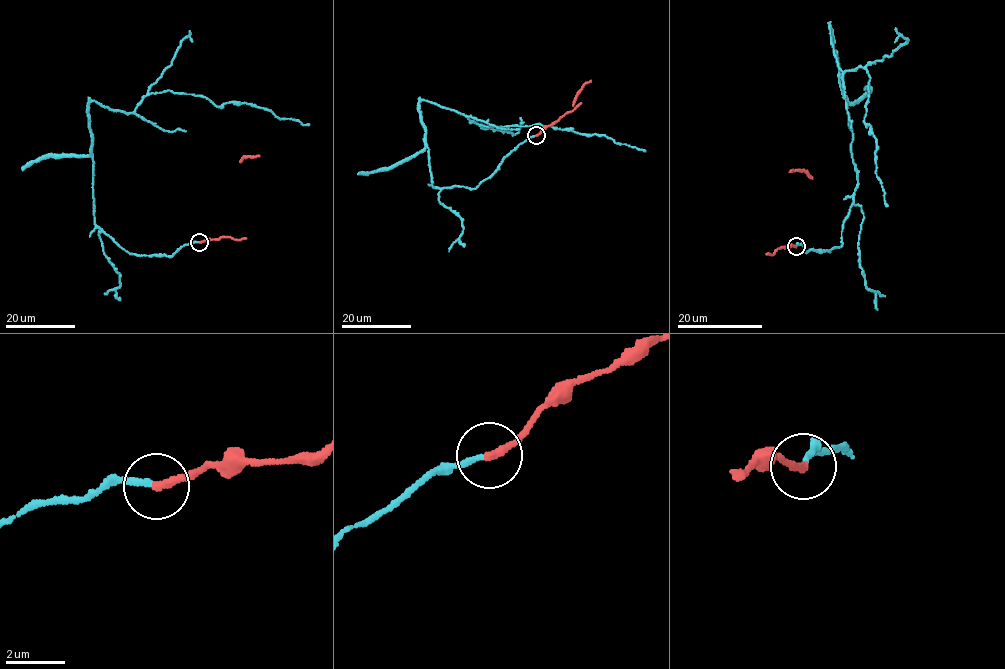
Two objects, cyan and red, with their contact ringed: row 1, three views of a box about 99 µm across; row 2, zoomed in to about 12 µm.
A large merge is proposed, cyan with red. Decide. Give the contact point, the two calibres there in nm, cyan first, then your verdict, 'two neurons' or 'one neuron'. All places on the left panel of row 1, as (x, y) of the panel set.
(199, 242) | 200/260 nm | two neurons

